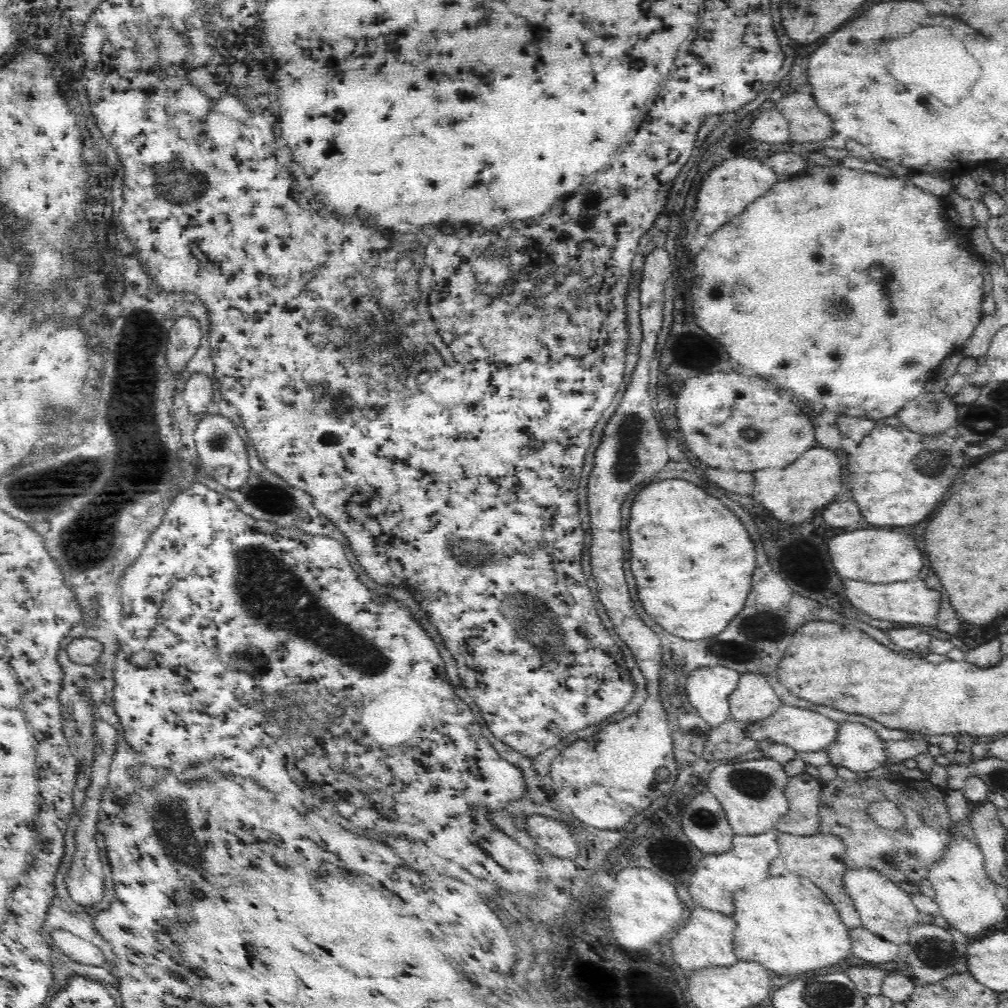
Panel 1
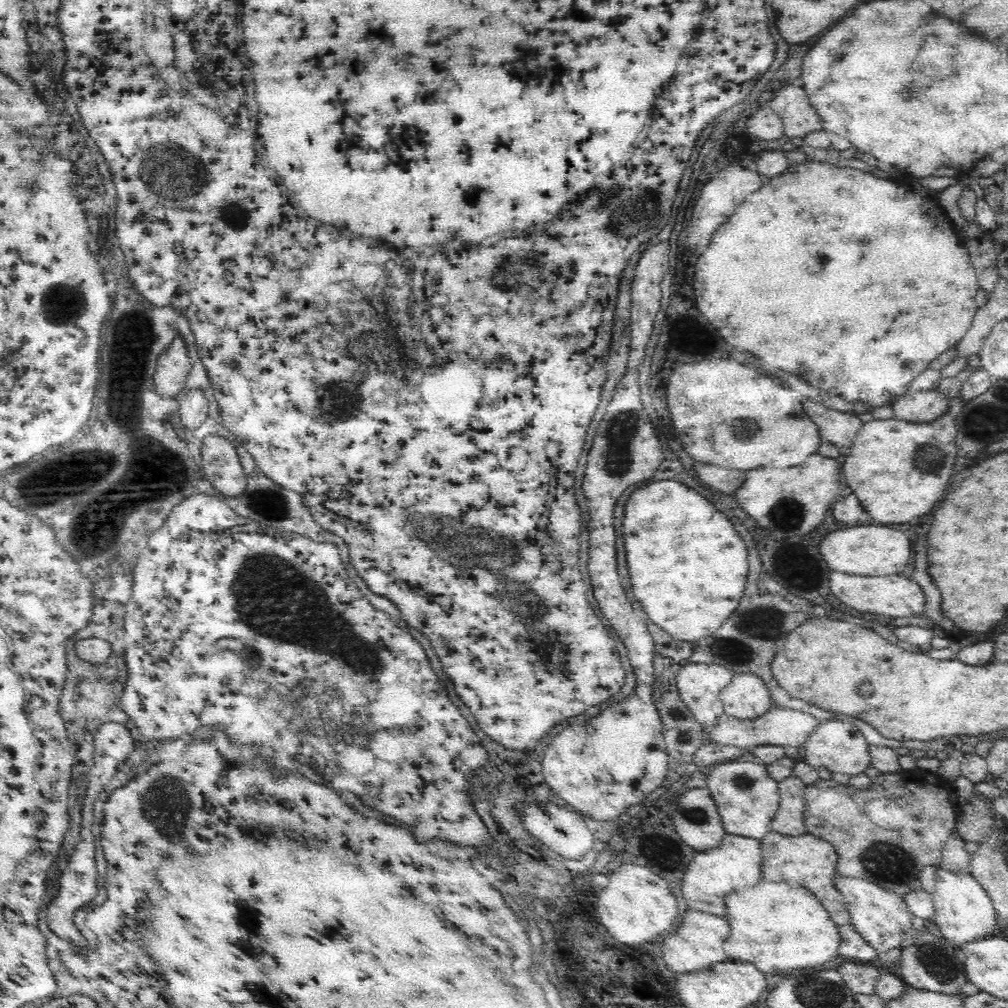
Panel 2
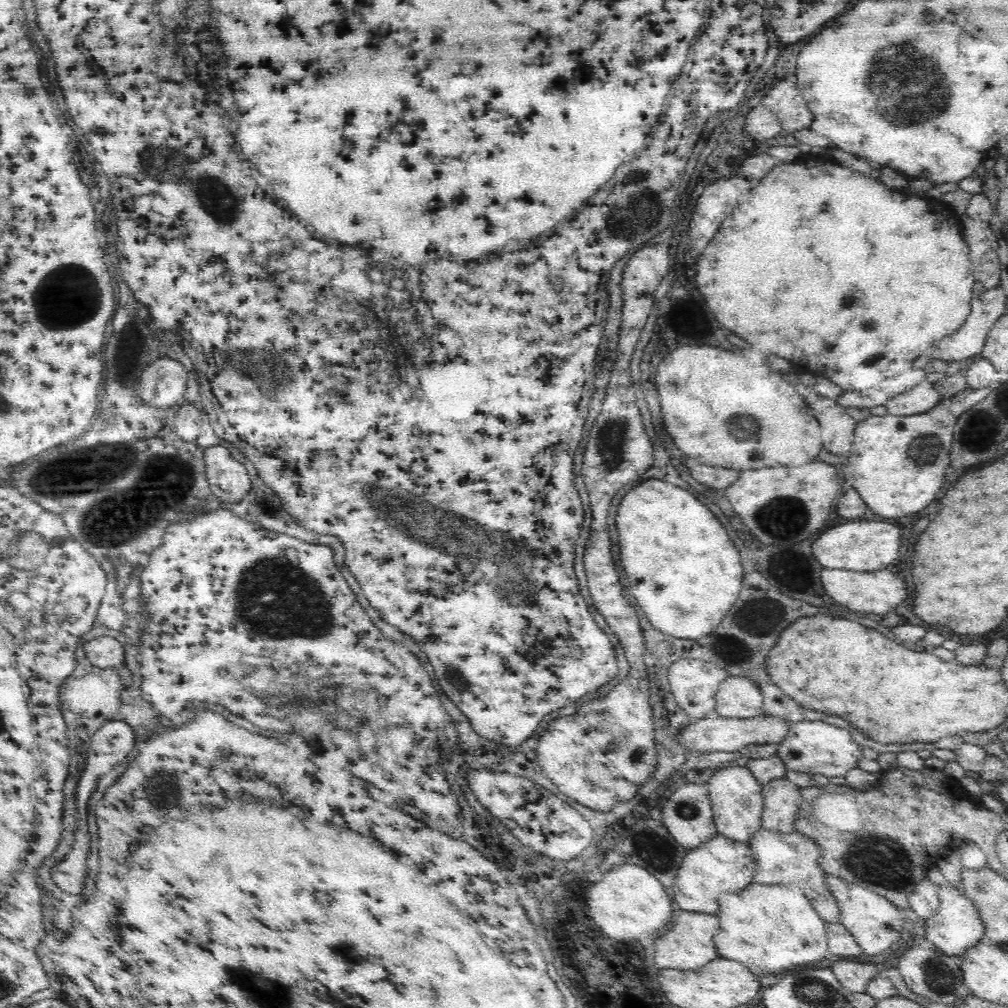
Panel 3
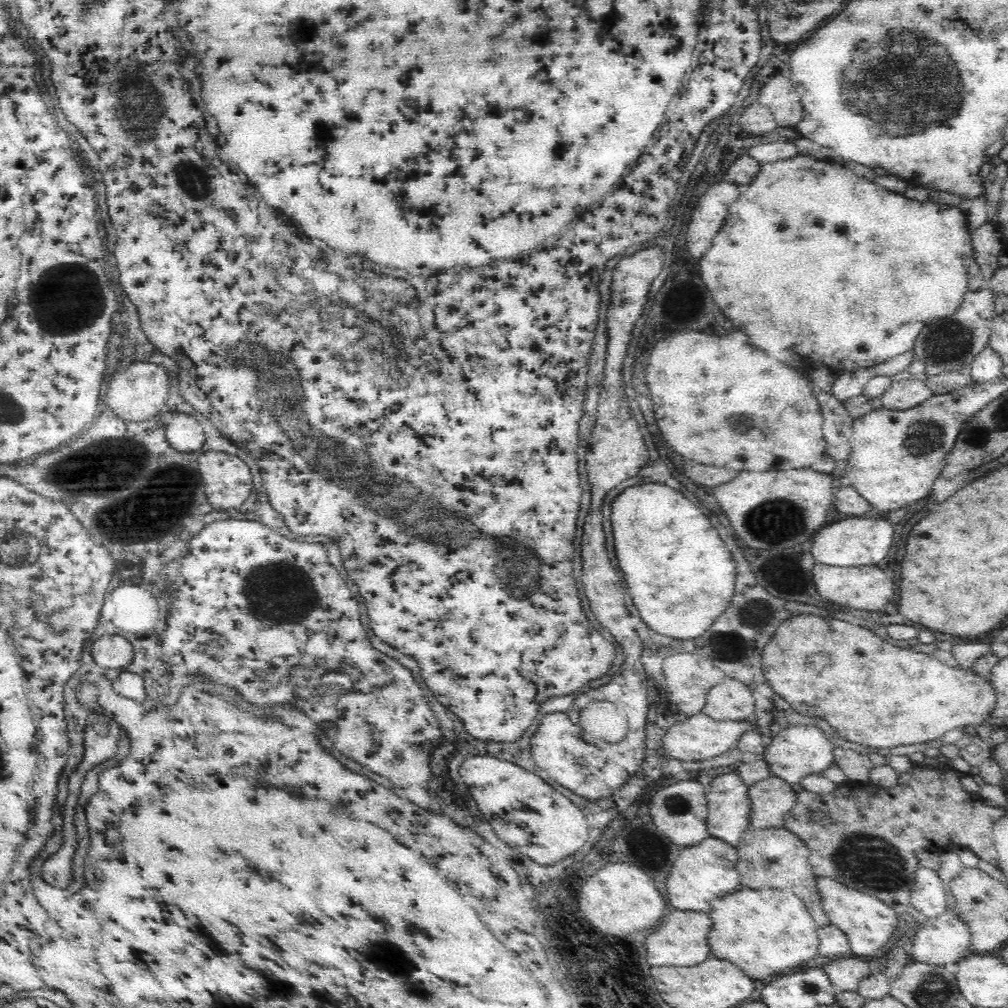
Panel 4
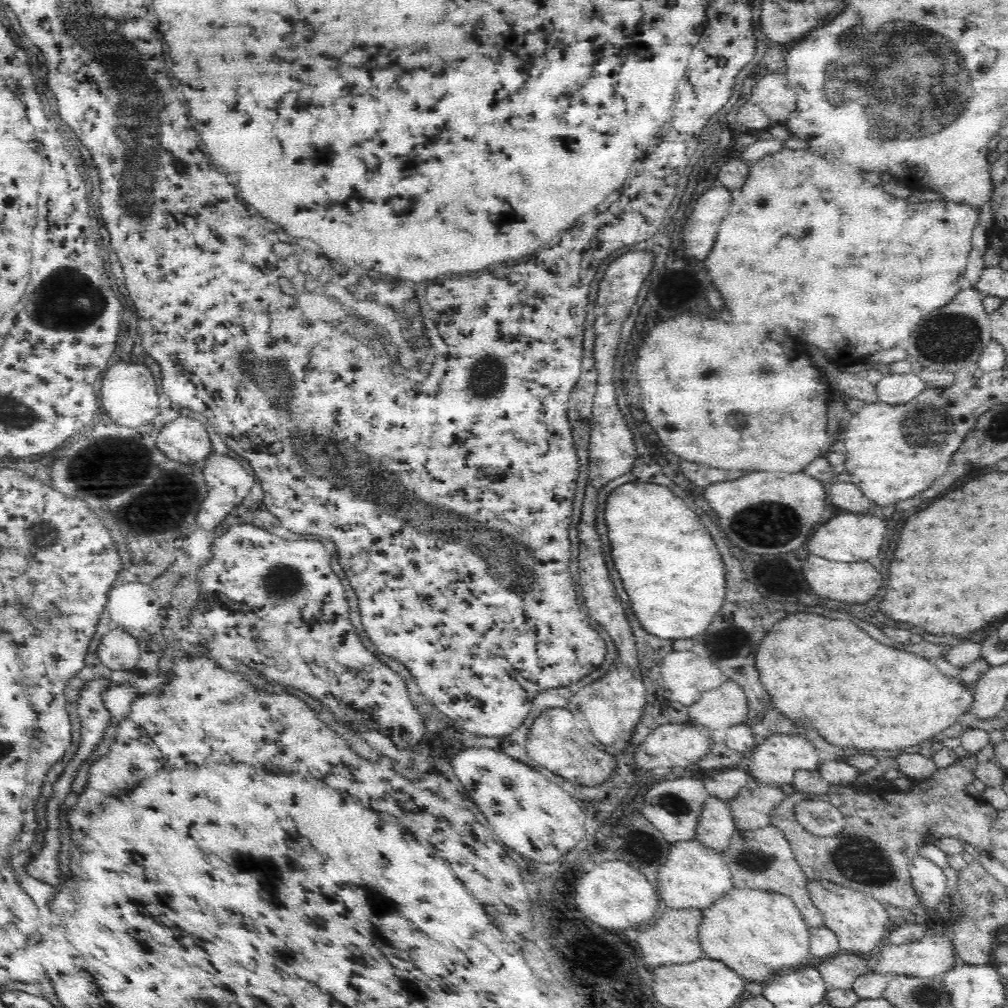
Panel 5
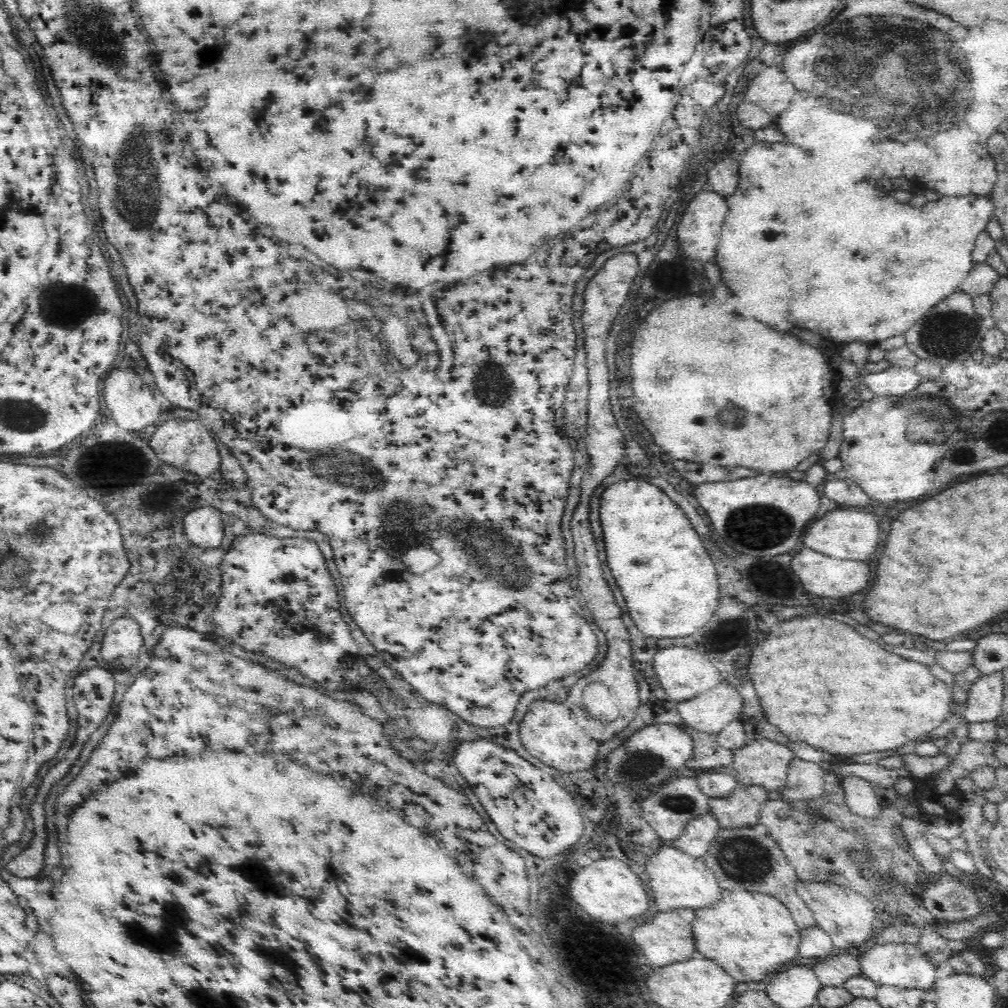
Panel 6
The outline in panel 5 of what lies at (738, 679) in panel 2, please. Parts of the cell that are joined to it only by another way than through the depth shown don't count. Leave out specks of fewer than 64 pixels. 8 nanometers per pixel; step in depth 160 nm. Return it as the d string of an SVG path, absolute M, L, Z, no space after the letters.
M726 679L714 690L701 694L696 702L688 707L689 722L702 730L721 735L728 727L746 722L748 714L747 698L742 687L736 682Z

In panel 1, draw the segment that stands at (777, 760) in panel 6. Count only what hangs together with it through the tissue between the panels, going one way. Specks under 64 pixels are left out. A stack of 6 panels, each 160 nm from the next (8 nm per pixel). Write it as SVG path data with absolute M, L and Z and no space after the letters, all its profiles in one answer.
M849 720L839 723L834 742L825 748L832 766L844 766L852 772L870 772L883 765L884 741L866 725Z

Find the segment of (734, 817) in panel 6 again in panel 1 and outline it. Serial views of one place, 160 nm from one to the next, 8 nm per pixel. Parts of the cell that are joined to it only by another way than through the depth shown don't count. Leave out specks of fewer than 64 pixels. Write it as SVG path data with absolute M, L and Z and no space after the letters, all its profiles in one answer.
M802 772L790 777L784 794L788 801L786 814L775 824L780 833L810 836L819 833L818 799L823 782Z

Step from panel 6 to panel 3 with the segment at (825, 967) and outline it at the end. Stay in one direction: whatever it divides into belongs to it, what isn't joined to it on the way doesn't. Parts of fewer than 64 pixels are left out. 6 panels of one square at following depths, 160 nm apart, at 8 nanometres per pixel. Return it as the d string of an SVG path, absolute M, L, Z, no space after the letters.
M834 962L831 970L847 993L866 993L868 982L880 974L872 964L862 962Z

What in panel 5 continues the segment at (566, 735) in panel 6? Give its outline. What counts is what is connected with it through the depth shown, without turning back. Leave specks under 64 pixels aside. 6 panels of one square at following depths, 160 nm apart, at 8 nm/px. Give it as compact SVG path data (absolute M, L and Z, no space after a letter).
M554 707L544 710L530 726L528 731L528 754L538 764L546 766L558 776L570 778L580 784L598 784L604 782L615 769L615 756L603 751L575 726L574 715L566 708Z

